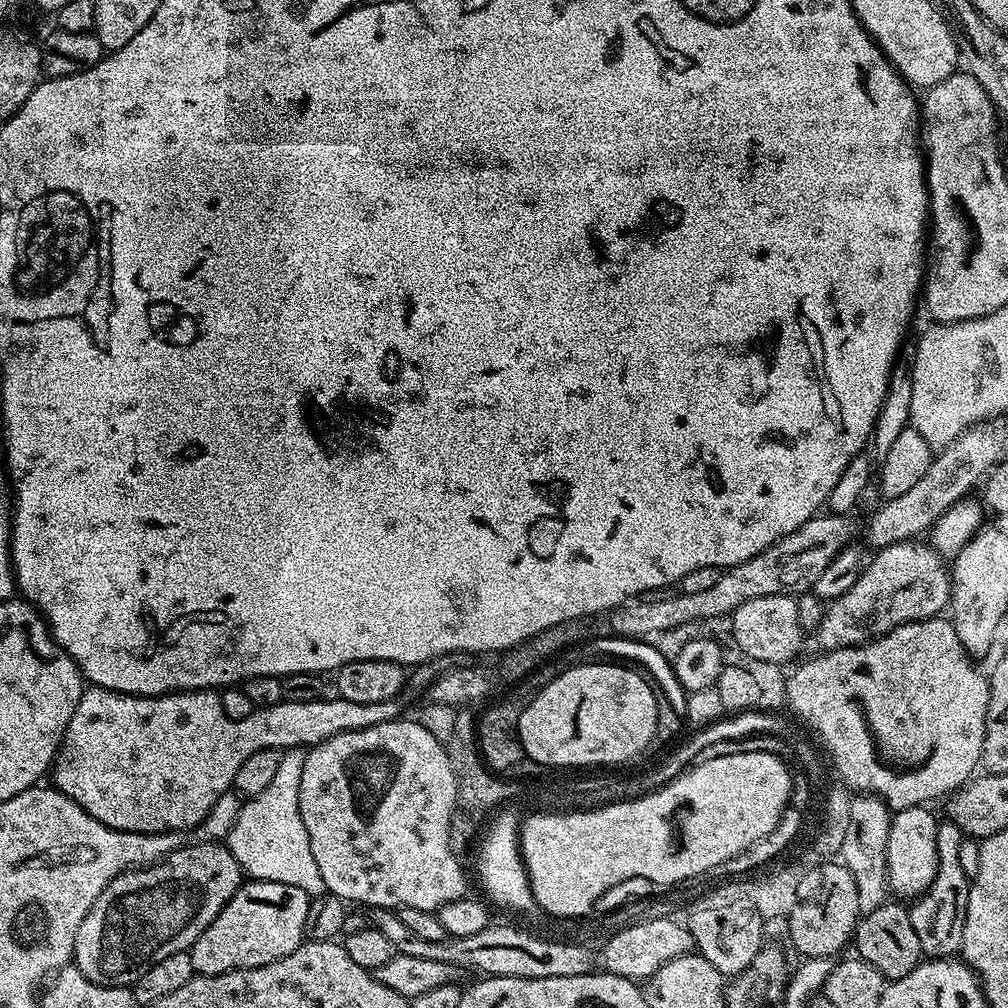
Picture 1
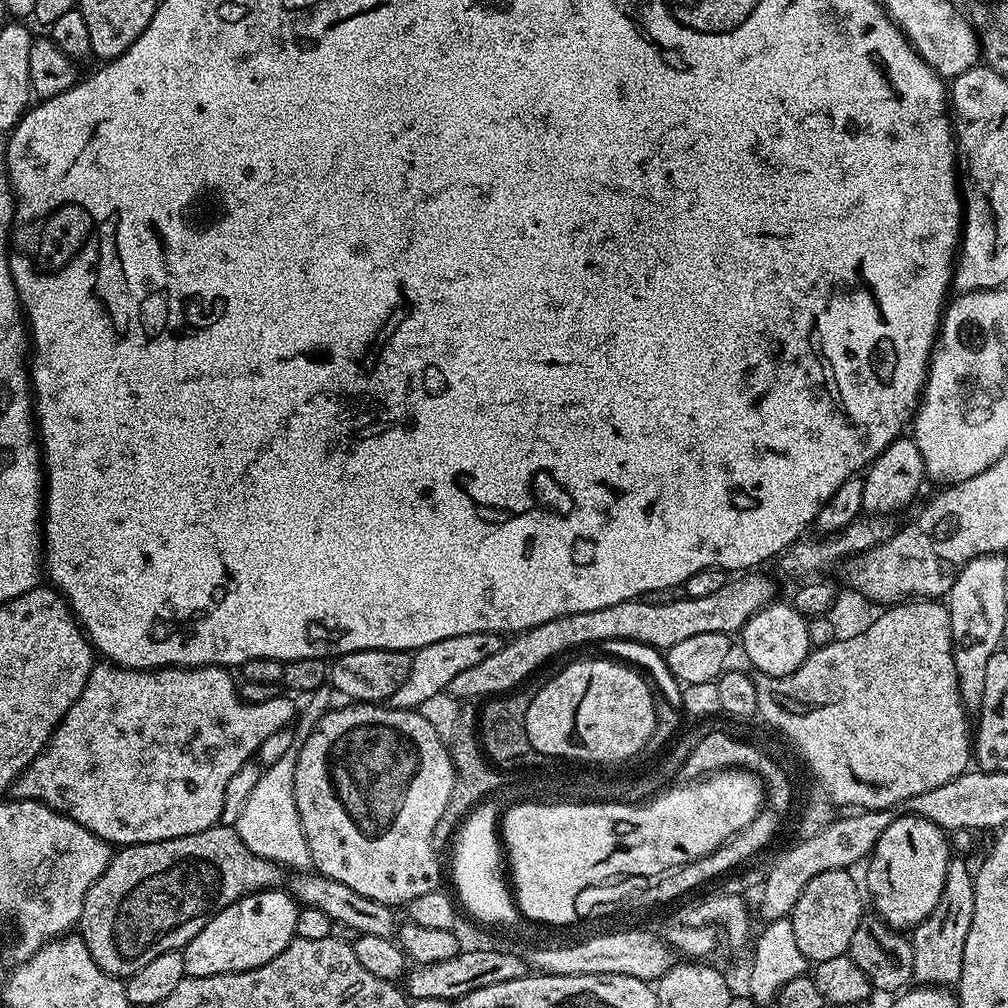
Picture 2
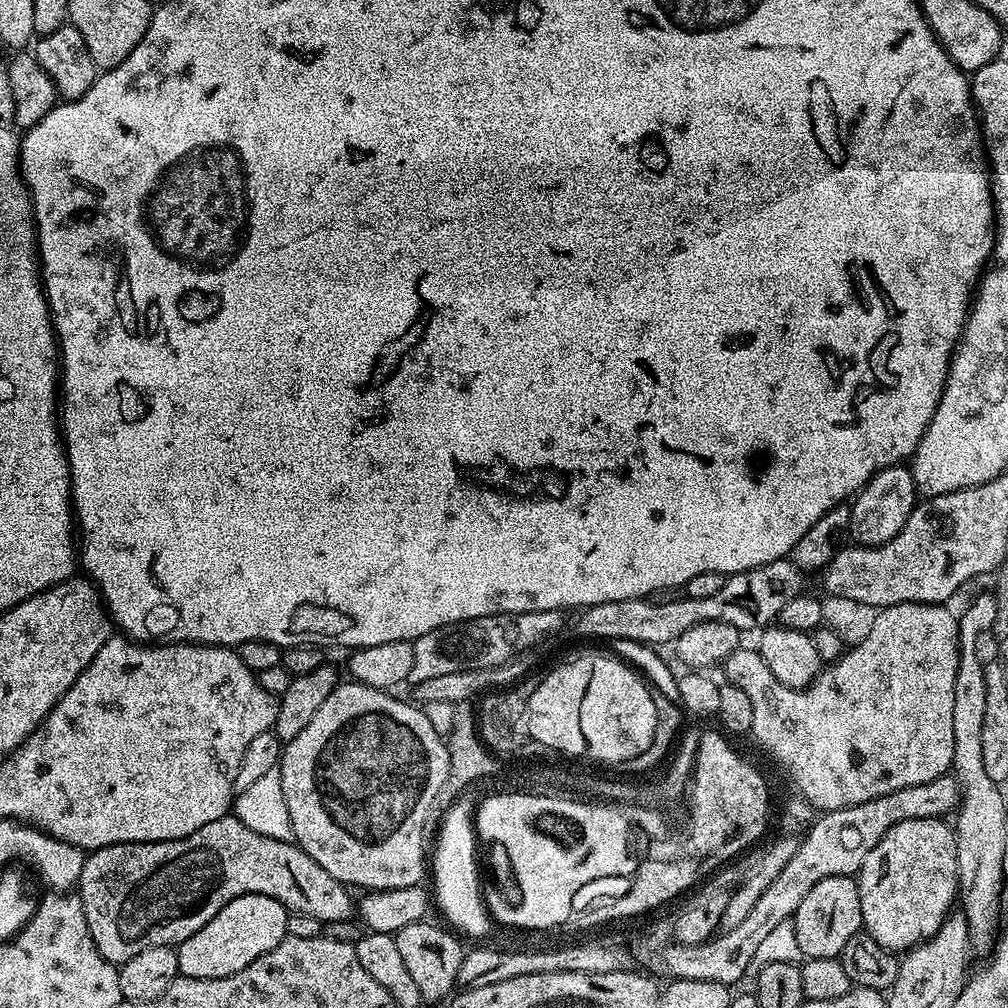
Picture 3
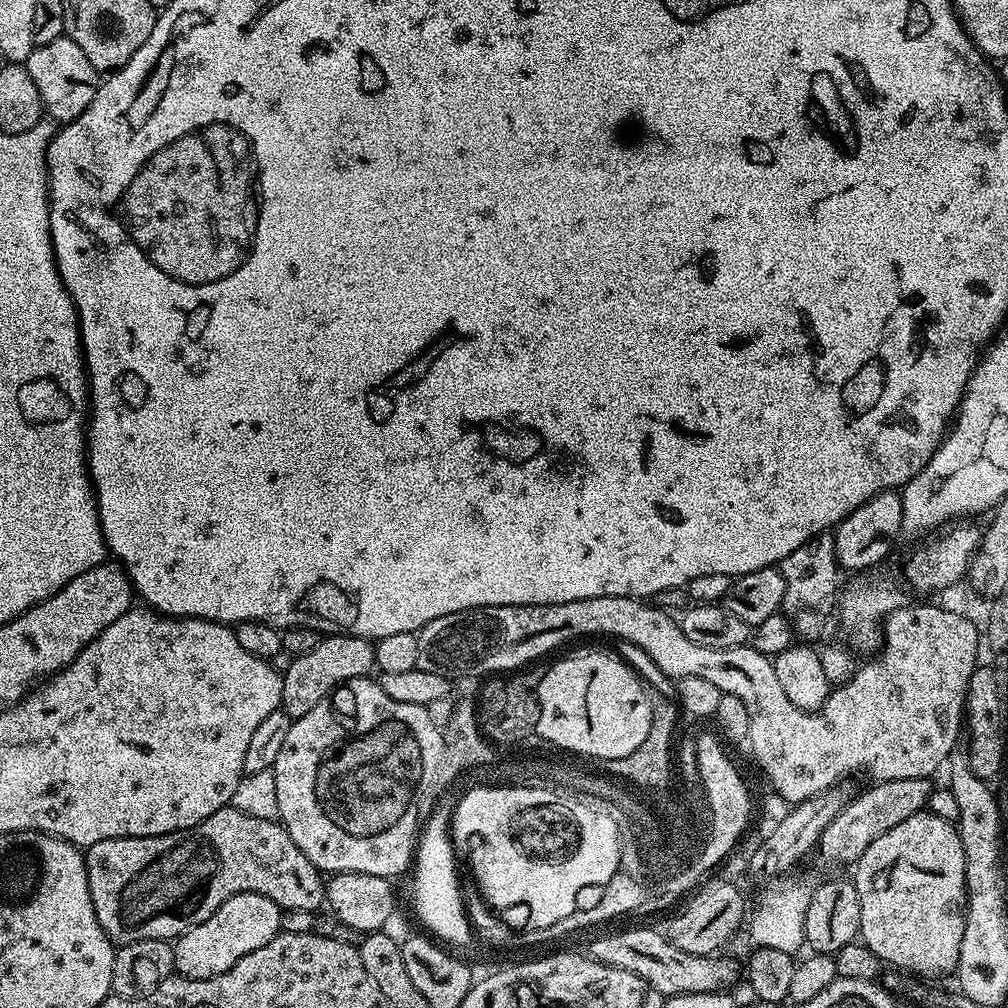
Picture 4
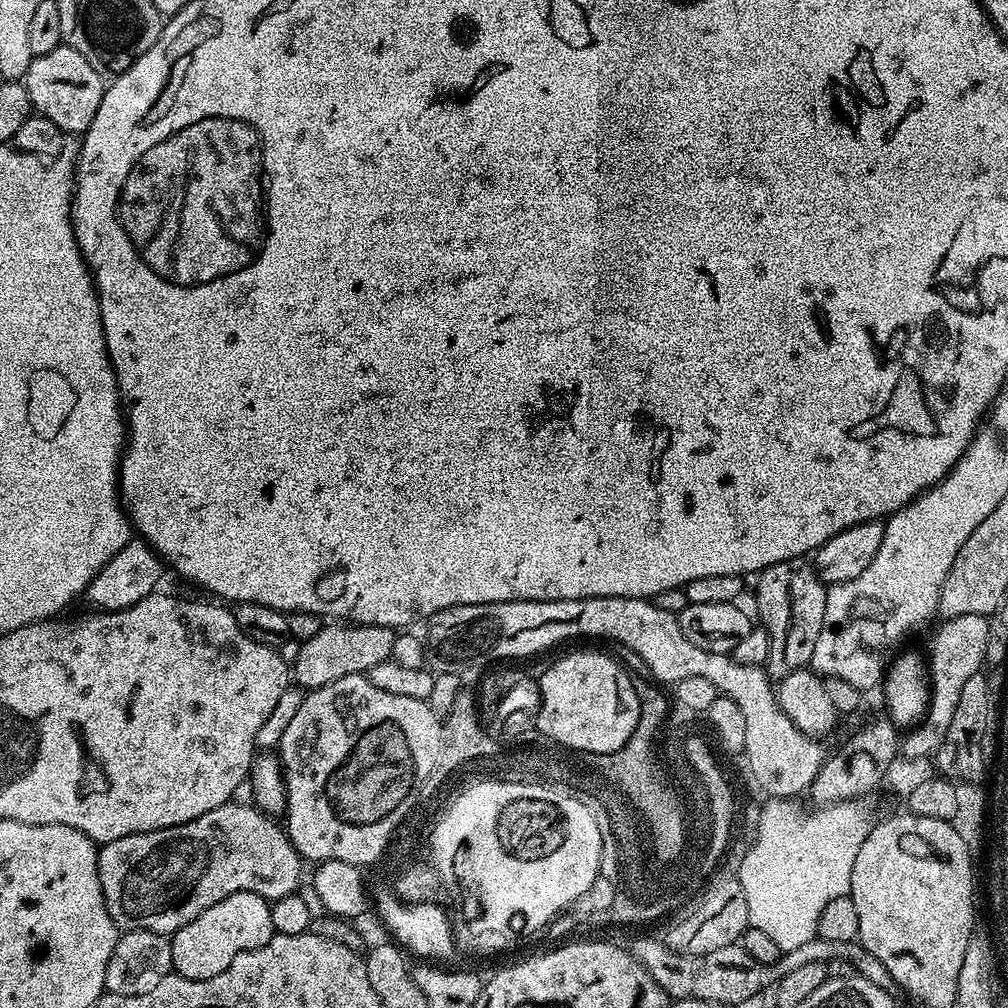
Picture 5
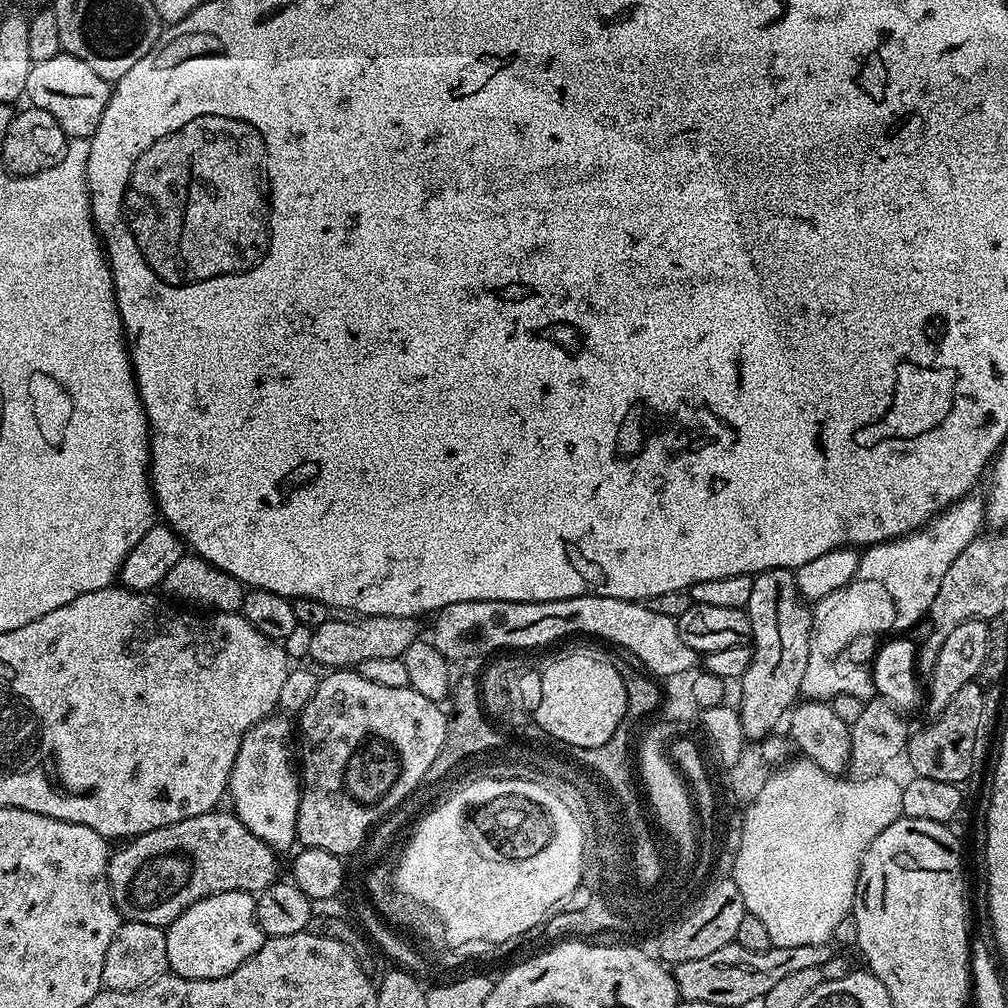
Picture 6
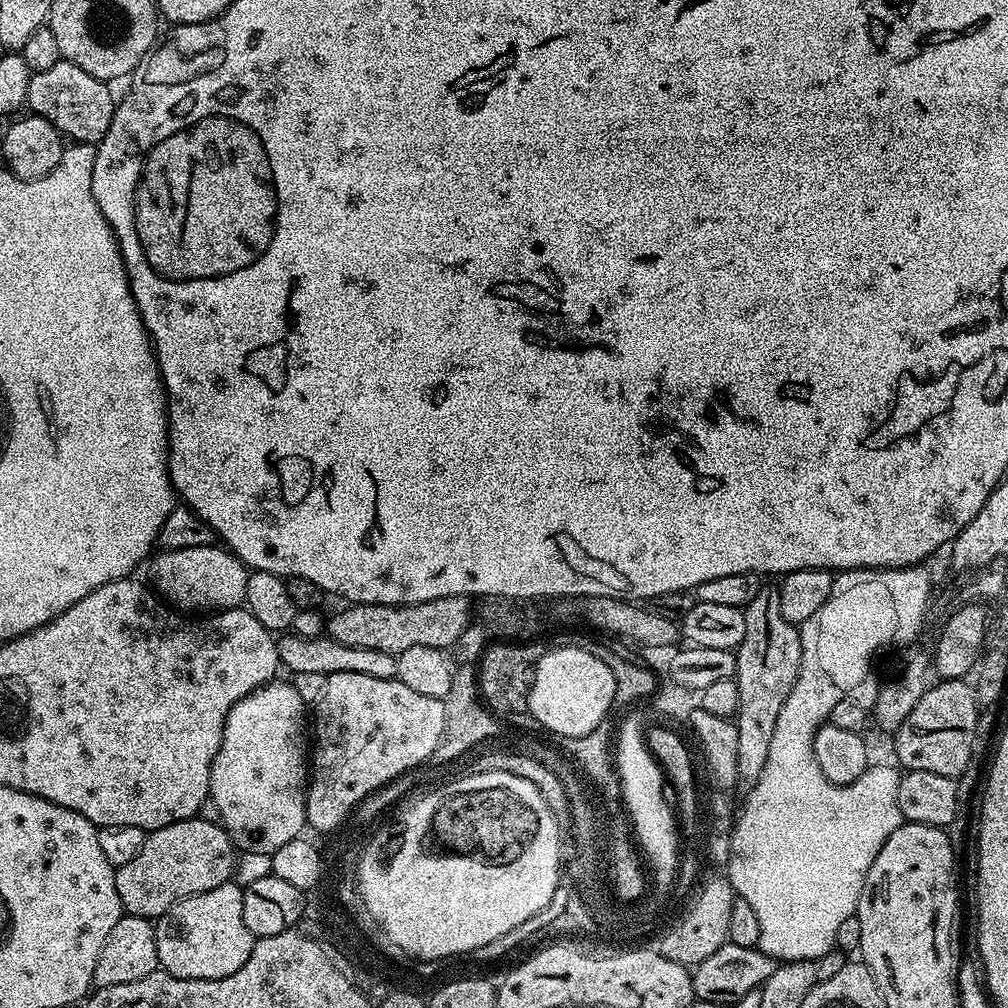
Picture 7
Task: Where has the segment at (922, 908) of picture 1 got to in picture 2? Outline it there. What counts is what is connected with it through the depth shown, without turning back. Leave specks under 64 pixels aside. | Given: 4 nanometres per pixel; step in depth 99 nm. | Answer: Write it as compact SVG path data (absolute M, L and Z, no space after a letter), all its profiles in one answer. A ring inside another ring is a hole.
M952 858L948 861L946 882L942 886L942 898L938 906L921 924L911 929L910 939L913 946L912 980L920 986L956 986L962 974L962 950L966 950L966 934L974 918L974 879L973 869L967 868L962 861Z

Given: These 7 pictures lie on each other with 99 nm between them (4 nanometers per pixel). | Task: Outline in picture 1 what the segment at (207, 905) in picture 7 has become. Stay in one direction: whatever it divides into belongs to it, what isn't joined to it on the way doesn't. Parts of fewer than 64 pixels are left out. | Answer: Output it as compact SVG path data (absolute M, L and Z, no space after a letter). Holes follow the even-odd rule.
M252 880L241 883L230 902L210 922L210 926L192 943L193 973L217 976L223 972L236 972L239 968L261 968L278 958L286 958L306 937L306 914L309 897L298 886L286 886L282 882Z

